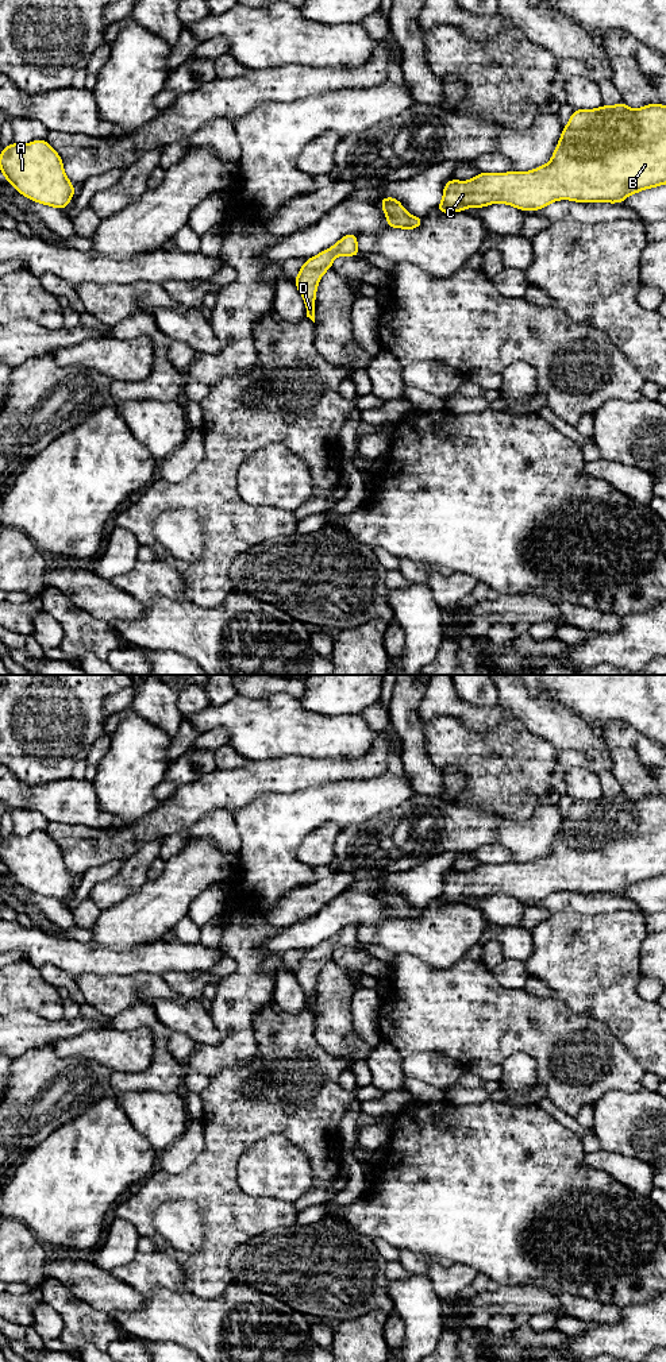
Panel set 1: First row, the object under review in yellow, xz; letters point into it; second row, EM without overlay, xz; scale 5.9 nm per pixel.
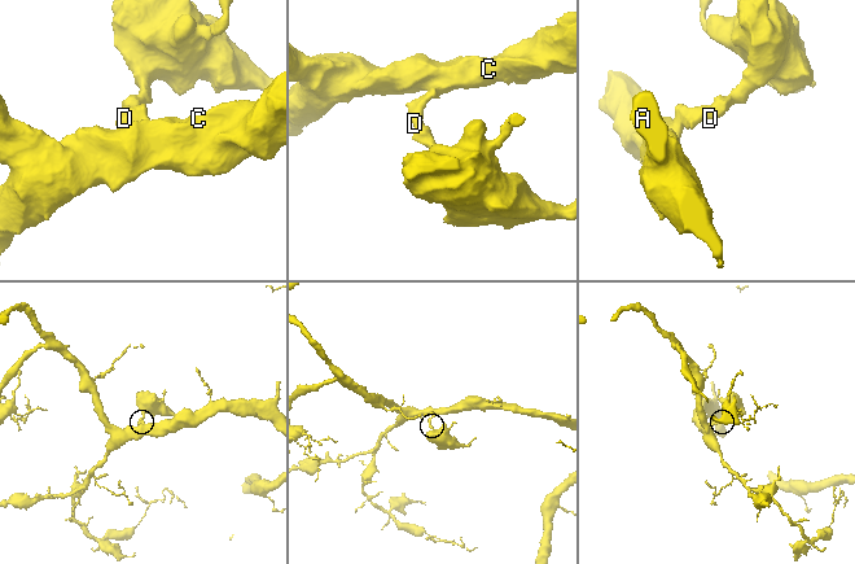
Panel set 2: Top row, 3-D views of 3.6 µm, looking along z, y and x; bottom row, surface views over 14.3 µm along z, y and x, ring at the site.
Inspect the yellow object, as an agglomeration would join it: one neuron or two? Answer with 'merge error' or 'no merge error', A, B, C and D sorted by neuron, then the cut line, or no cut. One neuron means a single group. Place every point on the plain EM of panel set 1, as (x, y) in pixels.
no merge error | A B C D | no cut

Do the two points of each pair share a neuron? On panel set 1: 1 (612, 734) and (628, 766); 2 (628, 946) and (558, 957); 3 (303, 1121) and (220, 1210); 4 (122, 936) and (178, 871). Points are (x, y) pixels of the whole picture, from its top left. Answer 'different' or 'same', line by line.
1: same
2: same
3: same
4: same

